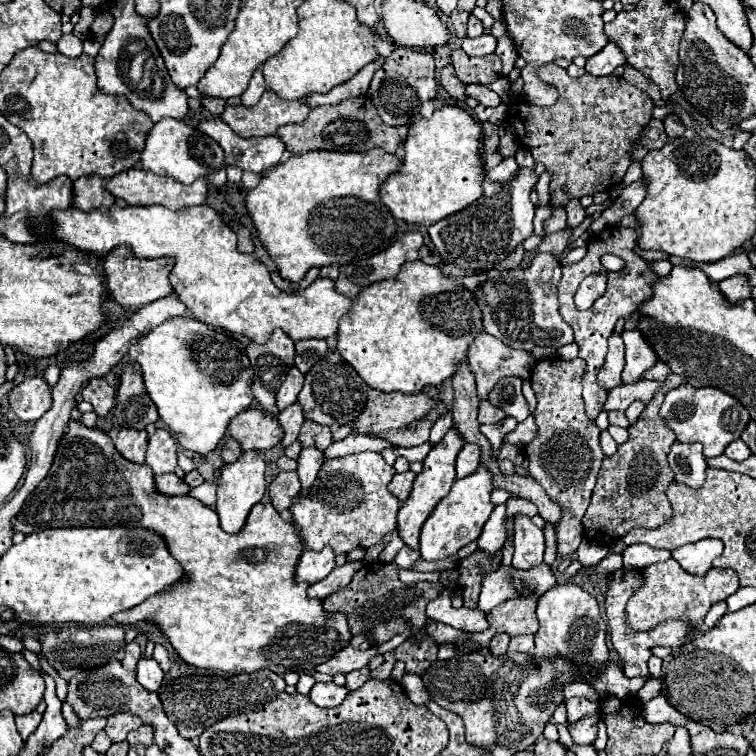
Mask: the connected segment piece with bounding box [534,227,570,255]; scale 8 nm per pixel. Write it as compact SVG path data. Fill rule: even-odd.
M570 227L566 231L558 231L558 233L550 233L544 237L544 241L534 249L534 251L540 251L540 253L562 253L566 249L566 241L570 237Z

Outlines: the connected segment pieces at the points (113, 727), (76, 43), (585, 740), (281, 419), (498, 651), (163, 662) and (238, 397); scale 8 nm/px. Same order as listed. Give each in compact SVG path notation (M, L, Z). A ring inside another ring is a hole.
M118 713L118 715L108 717L108 725L104 731L114 743L118 743L118 741L126 741L126 735L130 731L136 731L140 725L142 725L140 717L130 715L130 713Z
M74 33L62 35L62 39L56 43L56 49L66 57L78 57L82 55L82 41Z
M584 717L584 719L568 725L572 741L576 745L592 745L596 739L596 733L598 733L596 723L598 723L598 717Z
M298 403L286 407L284 411L278 413L278 423L284 431L284 437L282 437L282 447L288 447L290 443L294 443L298 439L298 431L304 423L304 415L302 415L302 409Z
M496 633L490 641L490 651L494 655L504 655L506 649L508 649L508 641L510 641L510 635L508 633Z
M156 645L156 649L154 649L154 655L152 655L156 661L158 661L158 665L162 667L162 671L164 673L168 673L170 671L170 659L168 659L168 653L166 653L166 649L162 647L162 645Z
M178 317L178 319L168 319L168 323L160 323L160 327L154 327L140 343L132 345L130 351L122 357L122 361L116 365L114 373L122 371L122 367L134 361L142 369L142 381L144 387L158 407L160 419L168 425L168 429L176 435L178 443L184 449L196 451L200 455L208 455L210 451L216 449L218 441L224 437L226 427L230 419L244 409L252 405L252 365L246 355L246 349L242 343L238 343L234 337L212 329L210 325L194 319L194 317Z

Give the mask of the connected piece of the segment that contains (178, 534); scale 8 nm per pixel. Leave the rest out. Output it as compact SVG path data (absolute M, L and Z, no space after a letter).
M70 421L68 423L68 429L66 433L62 435L60 443L58 443L58 451L54 455L54 463L52 463L52 469L54 473L49 471L46 478L35 488L28 499L24 501L22 505L22 511L20 515L16 517L14 521L14 531L22 531L24 535L28 533L36 533L36 531L42 531L42 529L48 529L48 527L114 527L114 525L124 525L124 527L144 527L144 529L150 529L154 533L158 533L160 537L164 537L166 541L166 547L170 551L170 555L182 565L184 569L184 577L160 591L160 595L154 595L154 597L148 597L144 603L140 603L138 607L132 607L132 611L124 611L120 615L112 615L112 619L118 623L118 625L124 625L124 627L132 627L136 625L138 621L148 621L152 625L156 625L170 641L170 645L176 649L178 657L182 661L186 661L188 665L196 667L196 669L220 669L220 671L228 671L228 673L256 673L256 671L262 671L262 669L270 669L274 673L280 673L284 675L286 671L300 671L302 673L314 673L314 667L318 663L324 663L326 659L330 659L336 651L340 651L342 647L348 645L348 641L352 639L350 631L348 631L348 623L346 623L346 617L342 613L334 613L334 615L328 615L322 611L322 601L320 599L308 599L306 595L306 589L308 589L308 583L294 583L294 569L296 569L296 563L298 563L298 557L302 553L302 539L300 535L296 533L294 525L284 521L278 511L268 503L258 503L252 507L242 531L238 533L226 533L222 531L220 523L218 523L218 515L216 511L212 511L210 507L206 507L204 503L200 503L198 499L190 497L190 495L176 495L176 497L170 497L170 495L160 495L156 493L154 489L154 475L152 475L152 469L148 465L138 465L138 463L132 463L128 459L124 459L112 445L112 439L98 427L86 427L82 425L80 421Z

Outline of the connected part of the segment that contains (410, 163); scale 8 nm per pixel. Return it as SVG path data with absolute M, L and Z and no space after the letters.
M444 105L434 111L430 119L416 119L408 125L408 135L404 139L404 159L396 173L392 173L384 185L380 187L380 199L396 219L406 223L422 223L432 225L456 211L468 207L482 195L482 181L484 181L484 167L480 161L480 139L482 127L478 121L472 119L470 113L456 105Z

